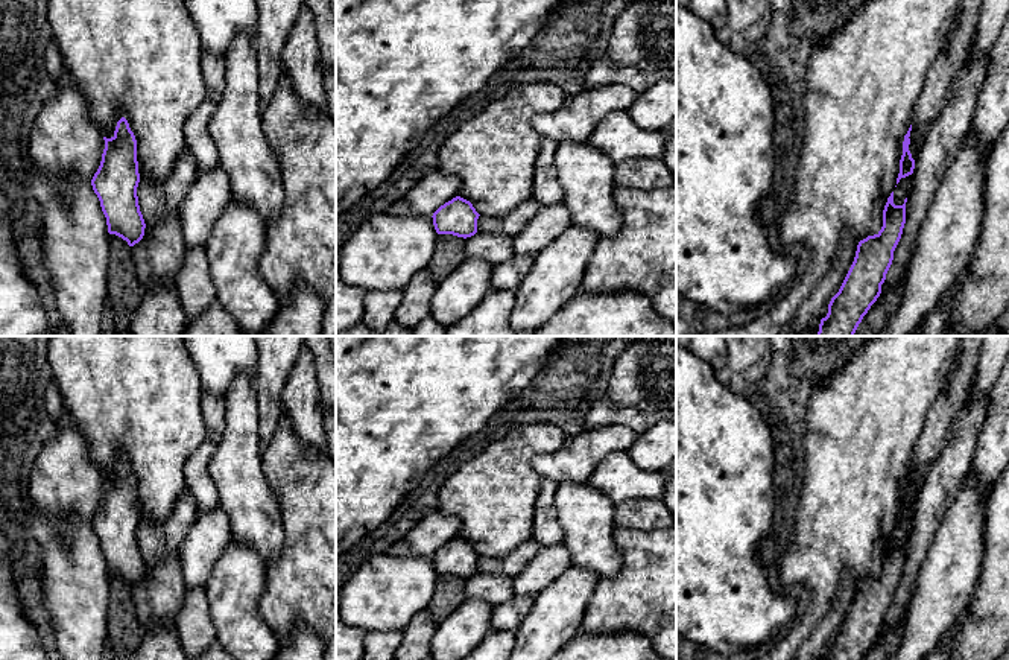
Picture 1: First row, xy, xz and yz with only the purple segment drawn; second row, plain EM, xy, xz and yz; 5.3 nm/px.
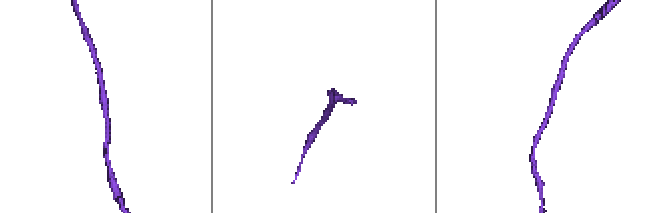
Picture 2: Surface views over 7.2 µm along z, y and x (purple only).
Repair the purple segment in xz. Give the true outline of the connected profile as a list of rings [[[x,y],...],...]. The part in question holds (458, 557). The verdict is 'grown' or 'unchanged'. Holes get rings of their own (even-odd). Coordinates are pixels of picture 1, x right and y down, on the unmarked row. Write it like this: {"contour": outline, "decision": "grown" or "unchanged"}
{"contour": [[[456,537],[441,546],[432,558],[438,575],[453,575],[467,579],[477,573],[479,557],[470,541]]], "decision": "unchanged"}

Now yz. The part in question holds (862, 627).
{"contour": [[[894,532],[883,551],[883,567],[857,585],[854,602],[828,645],[822,660],[863,660],[881,634],[881,625],[894,601],[894,592],[906,564],[906,543],[894,544]]], "decision": "unchanged"}

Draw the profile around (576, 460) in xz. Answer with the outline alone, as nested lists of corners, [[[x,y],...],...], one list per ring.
[[[625,426],[585,429],[553,453],[541,453],[532,465],[541,479],[561,484],[585,484],[596,467],[611,453],[626,452],[637,433]]]

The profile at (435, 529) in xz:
[[[433,509],[386,554],[397,558],[433,557],[441,546],[459,537],[460,526],[459,519]]]

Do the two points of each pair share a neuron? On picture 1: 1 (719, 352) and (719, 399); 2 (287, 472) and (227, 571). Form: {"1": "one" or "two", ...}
{"1": "two", "2": "two"}

